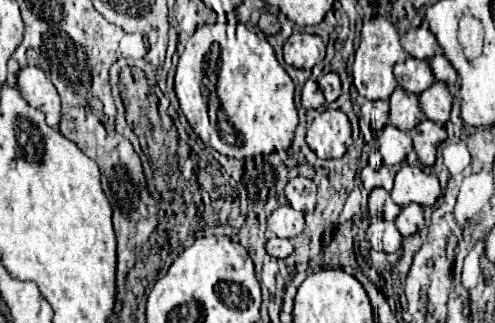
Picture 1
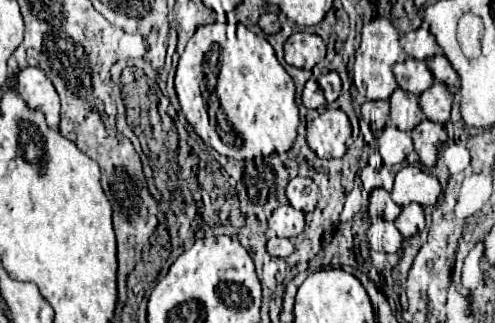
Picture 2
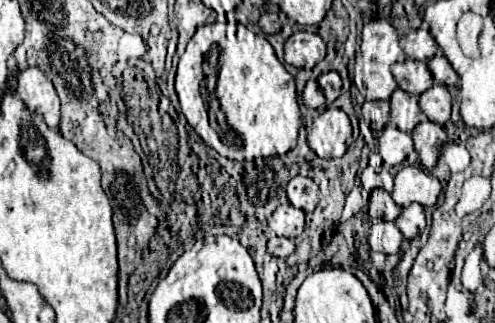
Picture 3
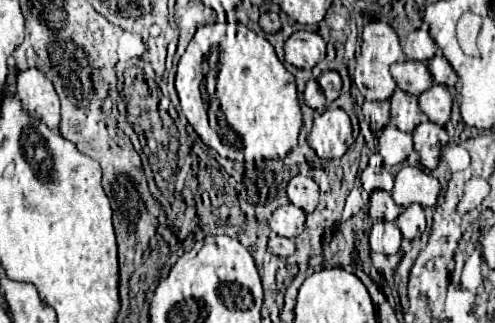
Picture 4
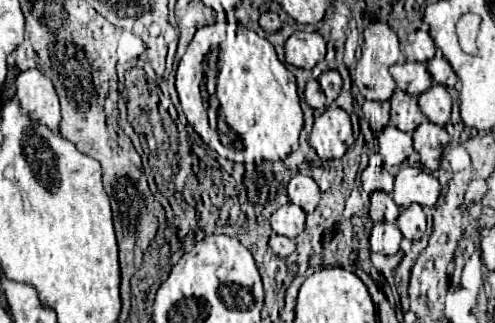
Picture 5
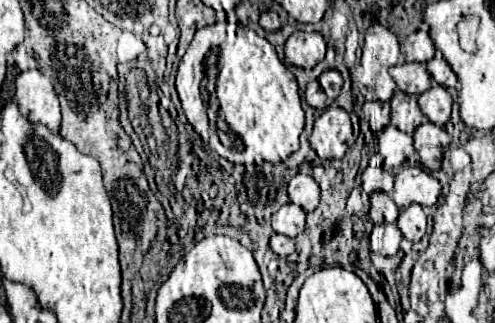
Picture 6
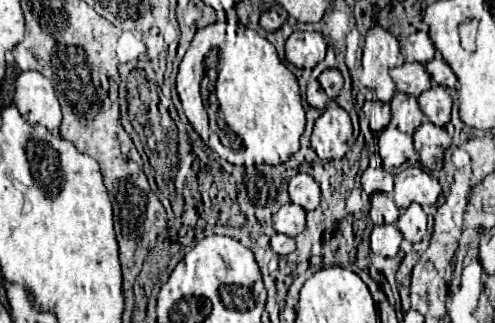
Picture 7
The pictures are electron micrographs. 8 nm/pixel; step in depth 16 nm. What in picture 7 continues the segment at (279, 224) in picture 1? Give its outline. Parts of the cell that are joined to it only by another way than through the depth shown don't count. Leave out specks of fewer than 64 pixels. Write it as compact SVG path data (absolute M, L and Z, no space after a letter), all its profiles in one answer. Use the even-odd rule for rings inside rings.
M284 204L274 216L272 216L272 224L274 224L274 230L280 232L280 234L286 234L290 238L298 236L304 226L306 226L306 212L298 206L298 204Z

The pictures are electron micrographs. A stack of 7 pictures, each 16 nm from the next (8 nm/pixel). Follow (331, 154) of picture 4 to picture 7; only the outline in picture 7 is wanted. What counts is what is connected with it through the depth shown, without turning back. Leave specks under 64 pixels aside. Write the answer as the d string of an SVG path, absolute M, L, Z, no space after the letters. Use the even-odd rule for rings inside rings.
M330 104L326 112L316 120L310 142L322 160L342 158L354 144L348 112L336 104Z

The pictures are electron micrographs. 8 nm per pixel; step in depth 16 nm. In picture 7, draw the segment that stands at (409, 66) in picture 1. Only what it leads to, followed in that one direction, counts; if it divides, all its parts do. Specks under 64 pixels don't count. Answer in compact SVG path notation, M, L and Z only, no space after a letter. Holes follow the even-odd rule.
M404 62L402 66L396 66L390 70L392 80L396 82L396 90L408 92L412 96L420 96L432 86L432 78L426 72L424 64L418 62Z

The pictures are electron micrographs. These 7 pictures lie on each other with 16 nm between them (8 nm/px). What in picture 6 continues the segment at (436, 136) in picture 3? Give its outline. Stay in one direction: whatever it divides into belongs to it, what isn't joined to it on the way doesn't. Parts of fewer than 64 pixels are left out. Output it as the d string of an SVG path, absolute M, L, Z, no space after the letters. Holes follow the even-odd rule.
M432 122L420 124L420 128L416 128L414 132L414 148L420 154L422 166L426 166L430 172L440 168L442 152L448 144L450 144L448 132Z

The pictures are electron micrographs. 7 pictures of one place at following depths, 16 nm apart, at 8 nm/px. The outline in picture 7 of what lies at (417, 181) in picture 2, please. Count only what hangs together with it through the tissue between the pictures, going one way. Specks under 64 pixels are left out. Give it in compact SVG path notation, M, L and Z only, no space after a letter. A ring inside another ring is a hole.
M404 168L394 178L392 198L398 208L408 208L412 202L434 206L440 196L440 182L424 168Z

